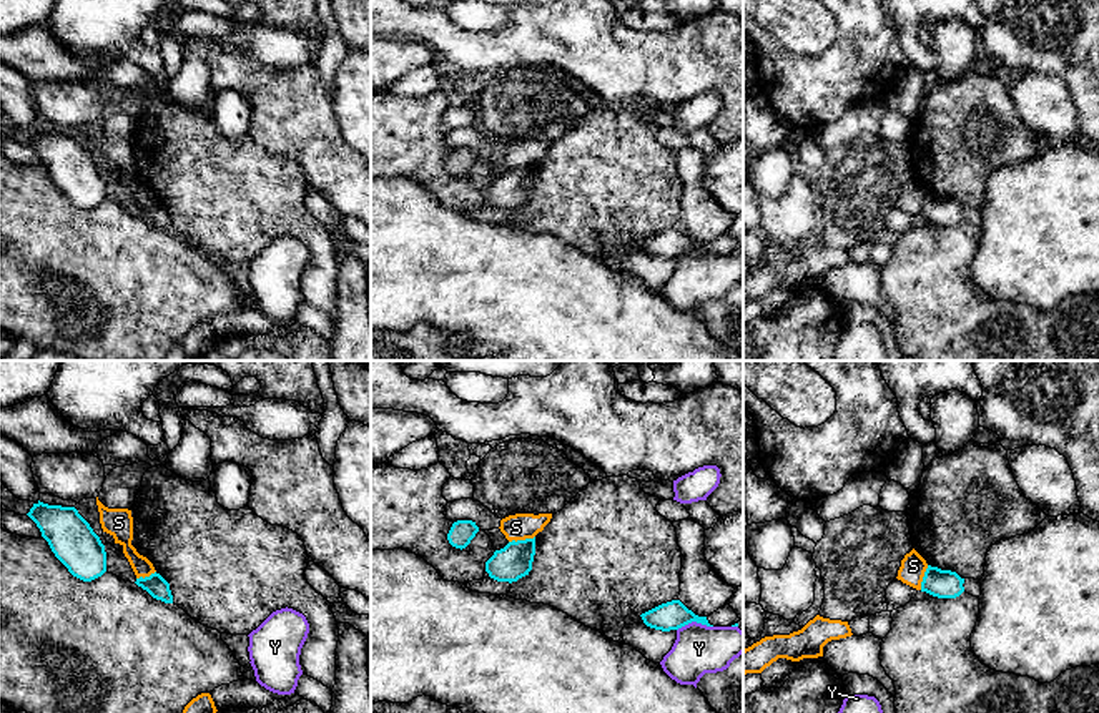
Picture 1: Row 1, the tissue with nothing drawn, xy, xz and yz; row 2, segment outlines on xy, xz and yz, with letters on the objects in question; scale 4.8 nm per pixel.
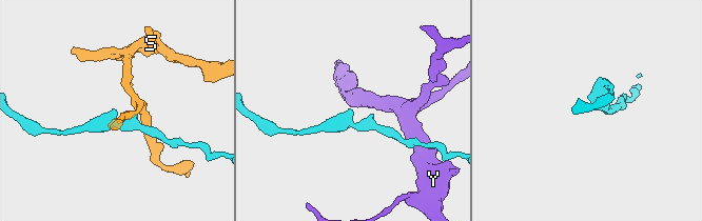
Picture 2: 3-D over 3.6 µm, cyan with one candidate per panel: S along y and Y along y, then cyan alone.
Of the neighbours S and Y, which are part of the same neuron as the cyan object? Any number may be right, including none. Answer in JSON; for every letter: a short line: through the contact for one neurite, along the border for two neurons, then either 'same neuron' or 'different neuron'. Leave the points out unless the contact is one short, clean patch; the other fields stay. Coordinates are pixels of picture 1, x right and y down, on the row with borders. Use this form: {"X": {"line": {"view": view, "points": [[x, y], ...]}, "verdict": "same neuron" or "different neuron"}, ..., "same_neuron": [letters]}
{"S": {"verdict": "different neuron"}, "Y": {"verdict": "different neuron"}, "same_neuron": []}

